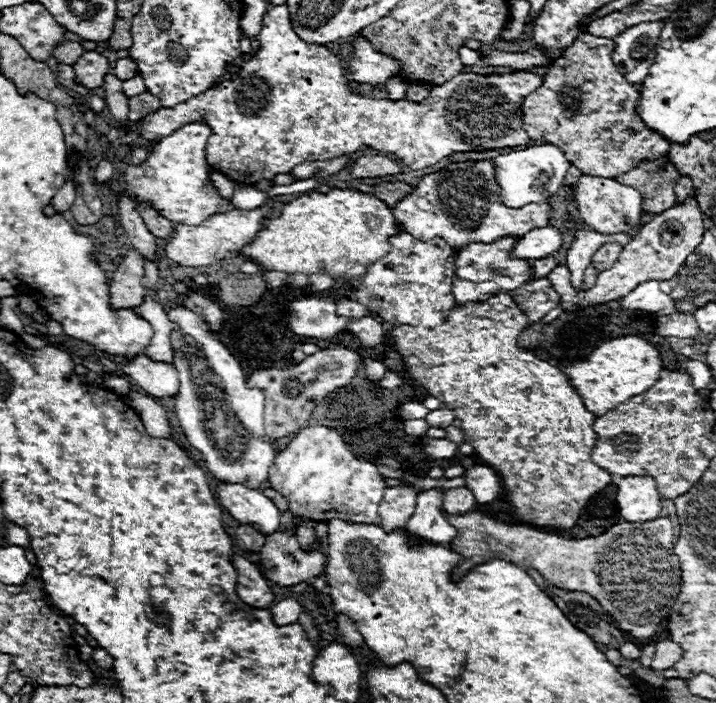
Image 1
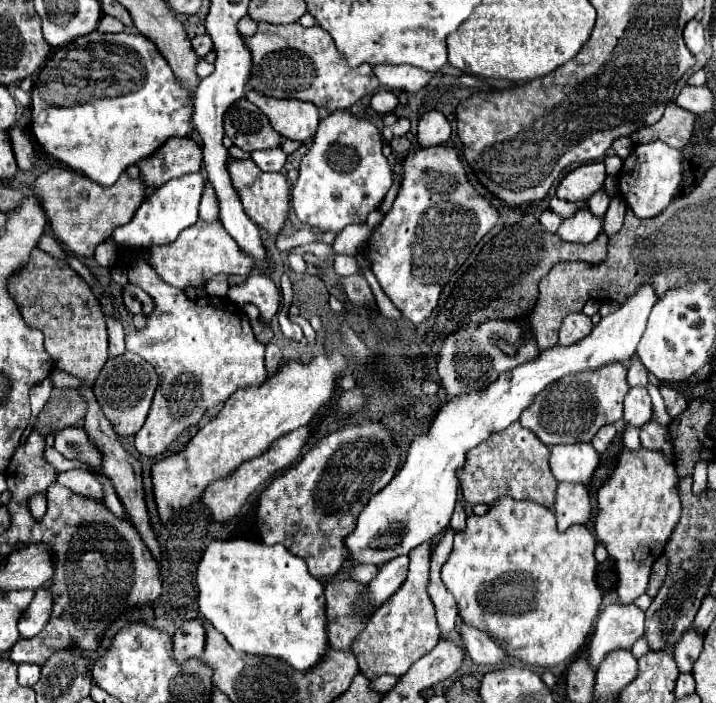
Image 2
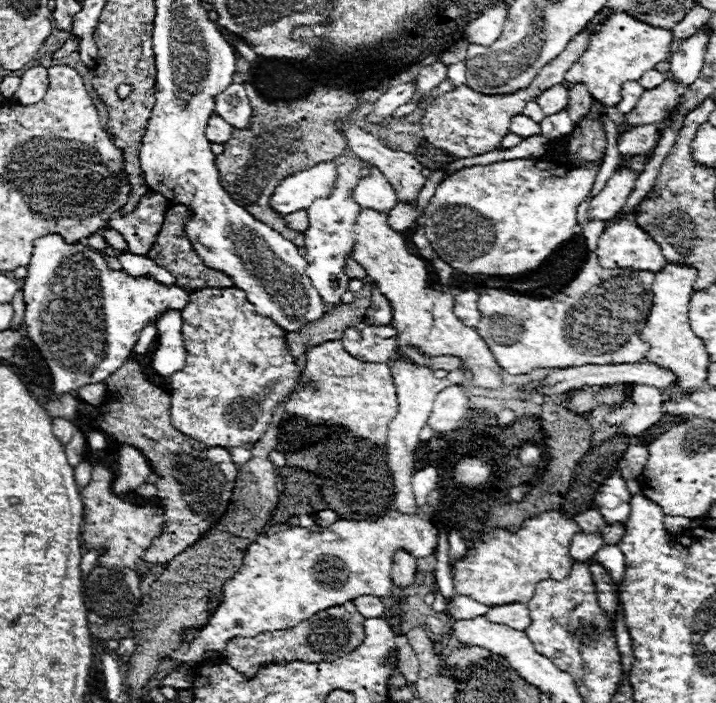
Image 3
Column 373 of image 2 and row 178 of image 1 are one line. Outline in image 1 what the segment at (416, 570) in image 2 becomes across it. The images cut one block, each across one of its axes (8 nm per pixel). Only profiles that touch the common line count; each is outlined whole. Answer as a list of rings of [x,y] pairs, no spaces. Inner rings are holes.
[[[664,156],[652,162],[644,162],[638,168],[618,176],[616,180],[634,186],[644,196],[644,210],[650,214],[660,214],[676,204],[674,186],[678,184],[678,170]]]

